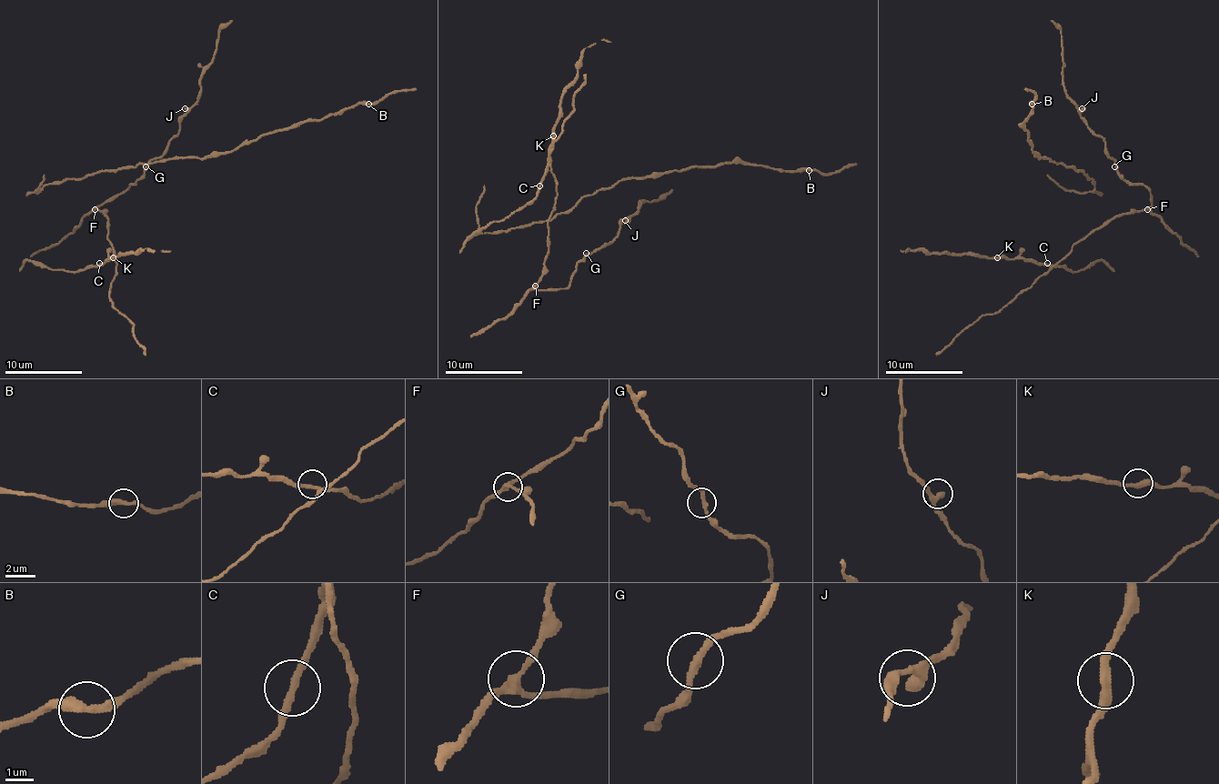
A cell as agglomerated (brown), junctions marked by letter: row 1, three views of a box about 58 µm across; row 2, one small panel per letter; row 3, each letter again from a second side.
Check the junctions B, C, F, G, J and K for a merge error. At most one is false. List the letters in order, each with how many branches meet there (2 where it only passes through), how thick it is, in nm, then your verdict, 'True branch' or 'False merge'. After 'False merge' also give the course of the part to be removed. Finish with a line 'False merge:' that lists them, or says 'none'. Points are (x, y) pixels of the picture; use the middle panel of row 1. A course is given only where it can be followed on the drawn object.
B: Branches: 2. Thickness 320 nm. True branch
C: Branches: 2. Thickness 240 nm. True branch
F: Branches: 3. Thickness 240 nm. True branch
G: Branches: 2. Thickness 240 nm. True branch
J: Branches: 2. Thickness 320 nm. True branch
K: Branches: 2. Thickness 320 nm. True branch
False merge: none

